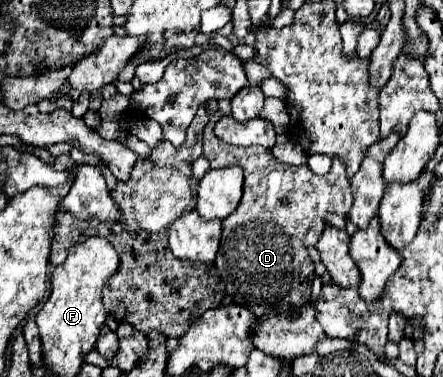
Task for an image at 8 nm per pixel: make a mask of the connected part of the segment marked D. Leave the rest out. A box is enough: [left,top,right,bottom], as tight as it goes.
[204,113,352,319]

